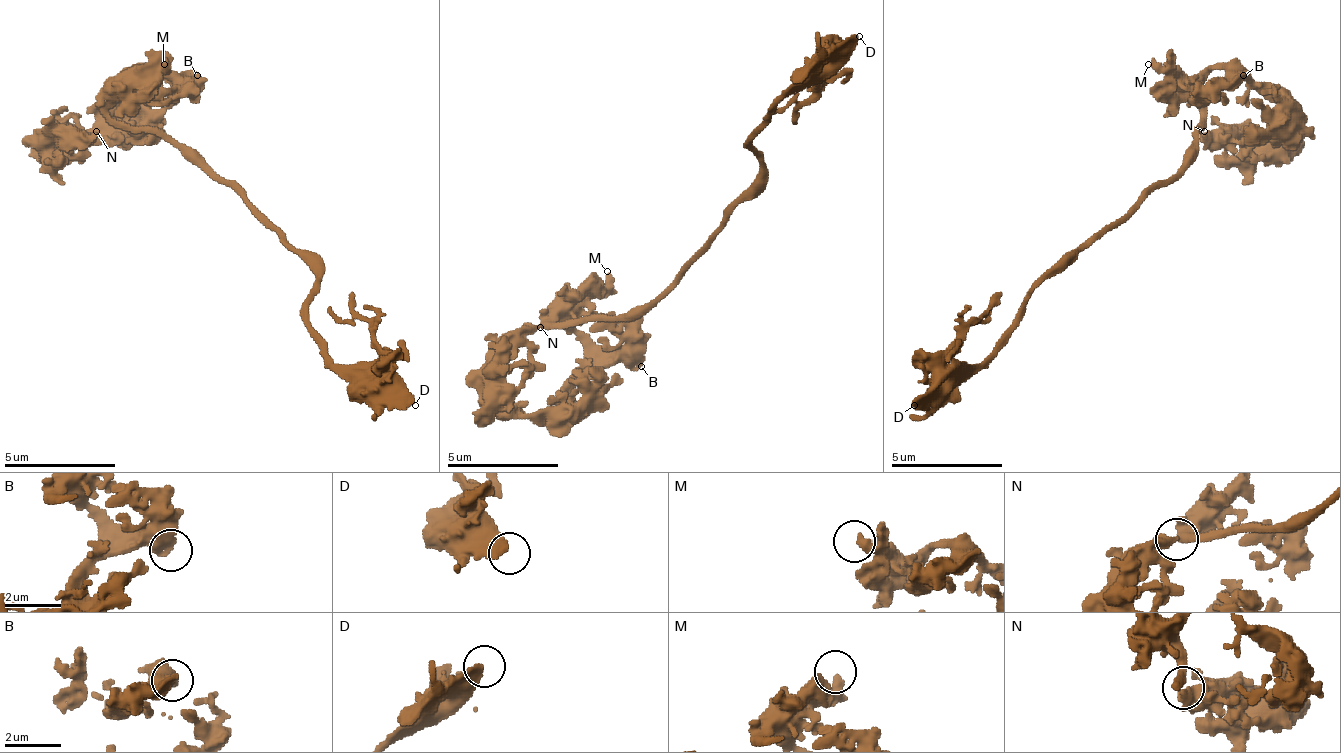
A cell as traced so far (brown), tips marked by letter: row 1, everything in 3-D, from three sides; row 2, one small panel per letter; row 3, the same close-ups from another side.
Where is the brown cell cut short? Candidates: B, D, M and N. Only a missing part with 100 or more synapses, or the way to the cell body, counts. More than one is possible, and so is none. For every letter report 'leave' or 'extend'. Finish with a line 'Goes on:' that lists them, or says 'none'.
B: leave
D: extend
M: leave
N: leave
Goes on: D

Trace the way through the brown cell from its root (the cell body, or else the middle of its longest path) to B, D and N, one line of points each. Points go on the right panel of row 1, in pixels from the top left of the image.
B: (1165, 181), (1193, 153), (1193, 137), (1199, 131), (1199, 103), (1193, 98), (1193, 86), (1232, 86), (1243, 75)
D: (1165, 181), (1064, 260), (1020, 310), (1020, 327), (981, 366), (953, 366), (914, 405)
N: (1165, 181), (1193, 153), (1193, 92), (1215, 70), (1238, 70), (1288, 120), (1266, 153), (1243, 153), (1204, 131)

